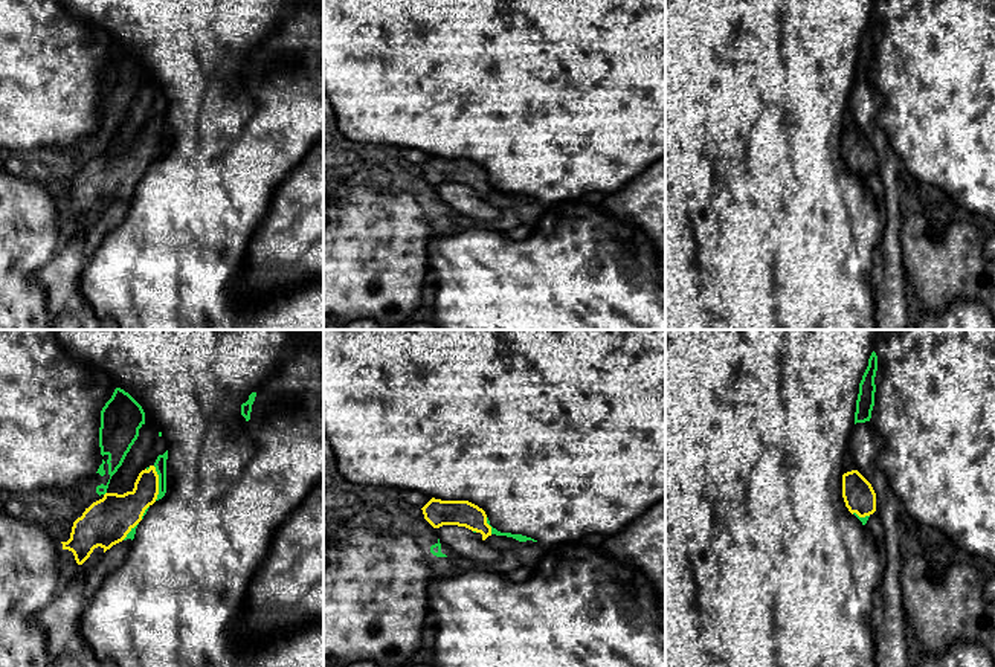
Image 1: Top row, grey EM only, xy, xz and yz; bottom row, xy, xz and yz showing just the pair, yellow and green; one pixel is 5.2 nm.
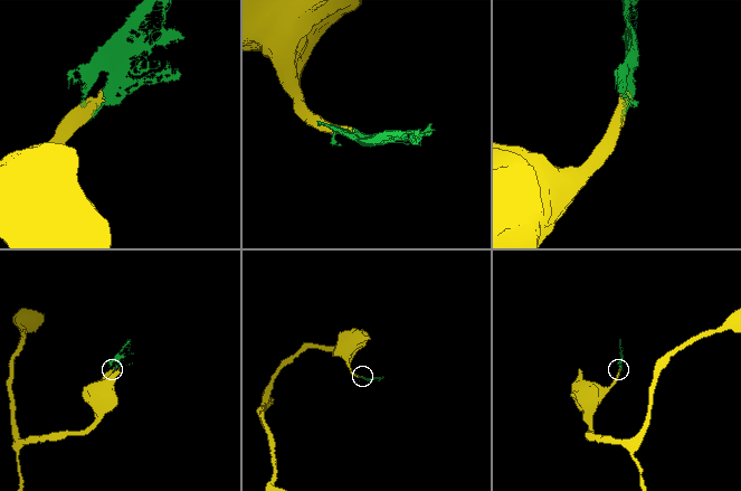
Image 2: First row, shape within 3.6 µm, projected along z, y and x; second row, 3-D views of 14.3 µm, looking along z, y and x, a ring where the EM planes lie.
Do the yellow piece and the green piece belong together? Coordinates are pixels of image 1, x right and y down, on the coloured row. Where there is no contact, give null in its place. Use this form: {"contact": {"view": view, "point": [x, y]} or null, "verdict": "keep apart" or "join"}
{"contact": {"view": "xy", "point": [157, 483]}, "verdict": "join"}

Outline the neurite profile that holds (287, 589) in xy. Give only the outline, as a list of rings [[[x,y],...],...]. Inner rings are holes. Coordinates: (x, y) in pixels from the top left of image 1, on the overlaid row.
[[[324,478],[273,534],[270,551],[250,582],[238,633],[250,640],[270,638],[301,623],[324,623]]]

